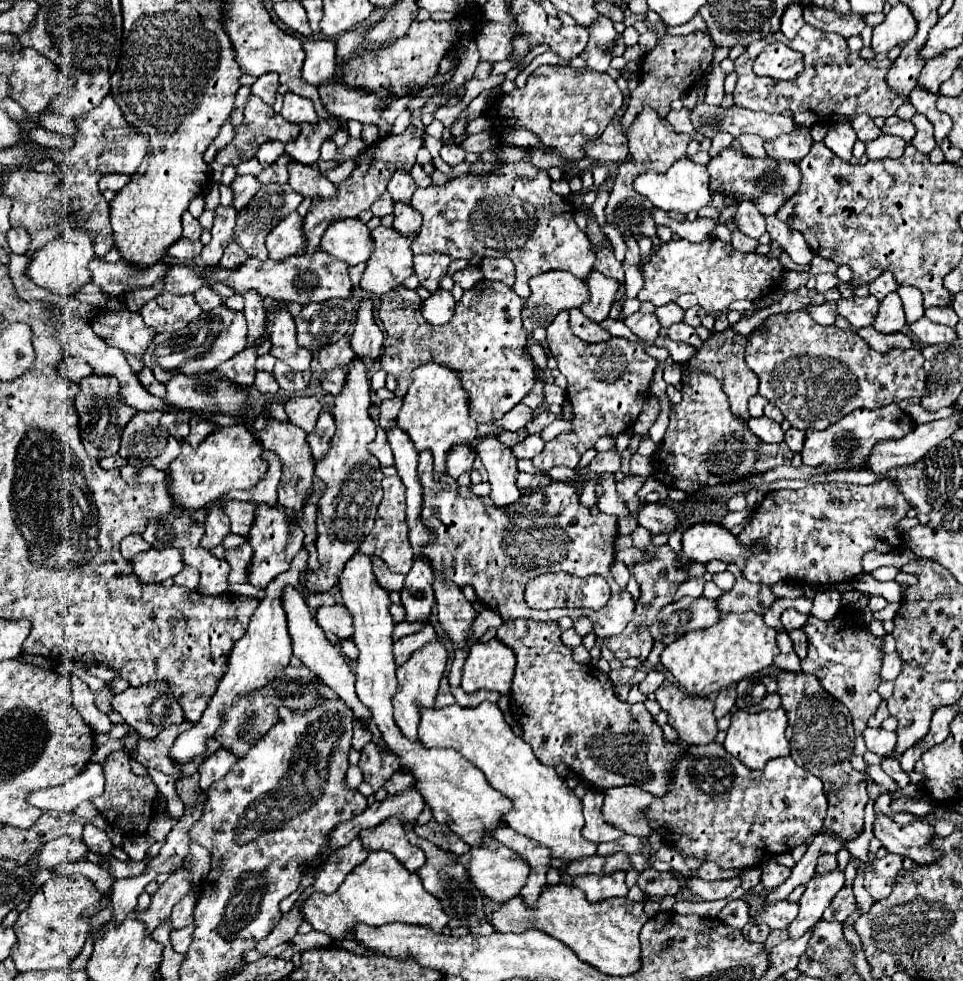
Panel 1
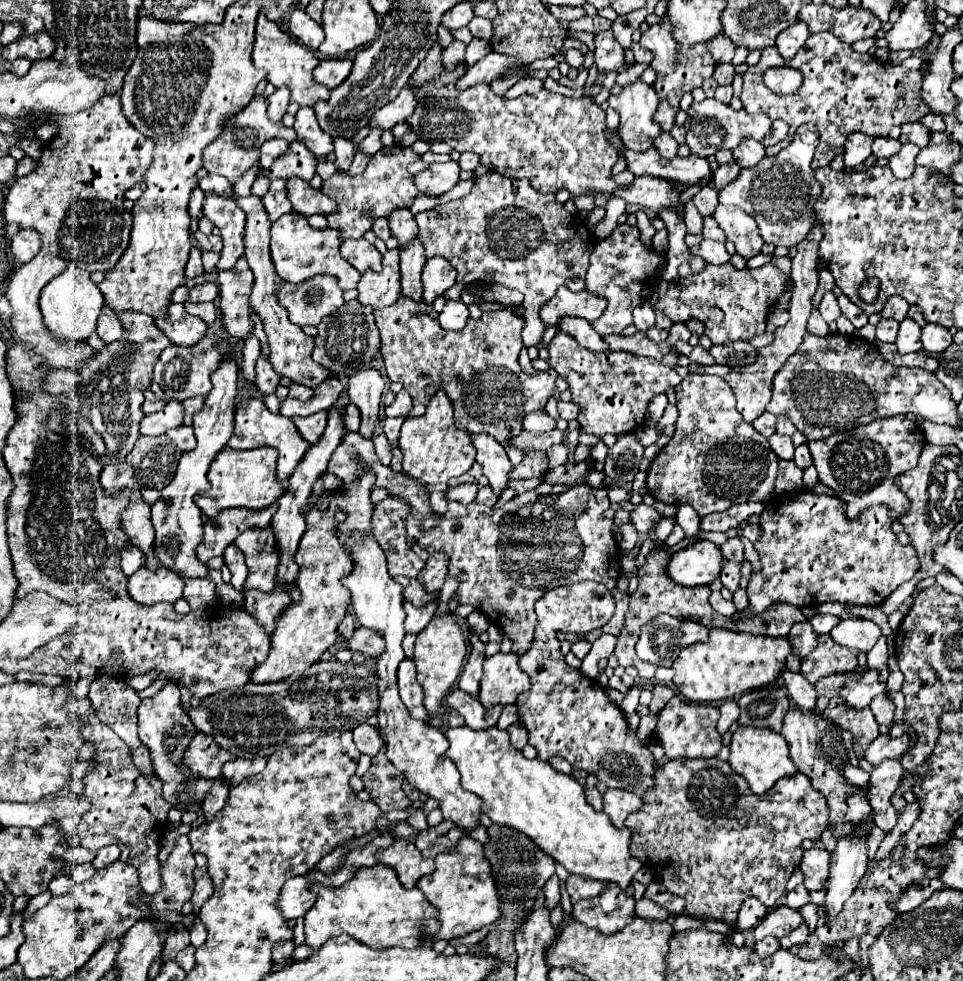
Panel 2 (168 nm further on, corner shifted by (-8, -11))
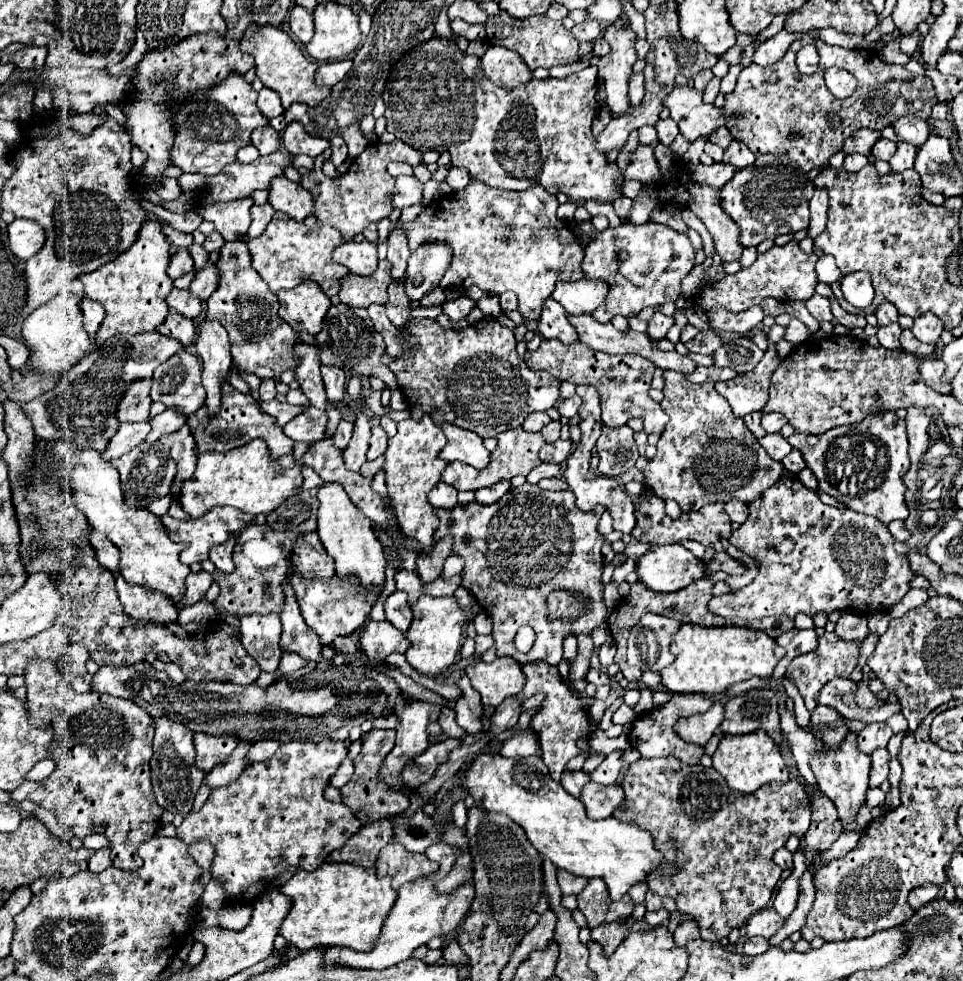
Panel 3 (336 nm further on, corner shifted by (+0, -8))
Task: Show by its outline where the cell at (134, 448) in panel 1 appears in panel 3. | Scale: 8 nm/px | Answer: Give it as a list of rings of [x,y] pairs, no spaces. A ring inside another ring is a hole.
[[[143,442],[135,446],[131,452],[127,452],[125,456],[113,460],[113,466],[119,470],[119,476],[121,476],[123,498],[127,500],[129,506],[135,506],[135,508],[147,508],[149,502],[153,502],[155,498],[167,496],[177,472],[175,460],[169,456],[169,448],[161,442],[153,442],[153,444]]]

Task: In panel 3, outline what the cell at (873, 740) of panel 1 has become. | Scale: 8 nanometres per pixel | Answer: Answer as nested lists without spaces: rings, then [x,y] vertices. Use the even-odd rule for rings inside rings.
[[[869,724],[859,732],[857,744],[859,744],[859,750],[863,750],[865,754],[871,754],[877,748],[885,748],[891,736],[893,732],[887,724]]]

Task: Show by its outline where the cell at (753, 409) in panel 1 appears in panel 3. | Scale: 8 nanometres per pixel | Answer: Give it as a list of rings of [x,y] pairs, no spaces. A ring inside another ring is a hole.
[[[751,412],[743,420],[745,420],[747,428],[755,434],[755,438],[763,438],[765,436],[765,430],[761,428],[761,412]]]

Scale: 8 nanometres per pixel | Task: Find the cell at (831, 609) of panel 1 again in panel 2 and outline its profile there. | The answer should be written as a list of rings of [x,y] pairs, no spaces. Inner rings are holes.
[[[845,619],[831,629],[831,637],[837,645],[867,653],[875,645],[875,641],[881,637],[881,627],[867,619],[861,619],[861,621]]]

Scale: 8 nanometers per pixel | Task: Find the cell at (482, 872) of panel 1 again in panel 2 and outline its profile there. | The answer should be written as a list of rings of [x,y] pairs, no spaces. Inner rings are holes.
[[[465,835],[451,851],[441,853],[435,859],[435,871],[419,879],[417,887],[423,891],[427,901],[439,909],[441,929],[437,931],[435,939],[461,937],[501,917],[495,879],[491,875],[491,863],[487,863],[487,857],[483,855],[483,845],[469,835]]]

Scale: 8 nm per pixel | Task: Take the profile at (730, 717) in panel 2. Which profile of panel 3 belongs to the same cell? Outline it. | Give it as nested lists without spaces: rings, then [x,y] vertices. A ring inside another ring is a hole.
[[[715,702],[713,708],[707,710],[705,714],[695,714],[679,720],[679,724],[675,726],[675,734],[679,734],[679,738],[687,740],[689,744],[703,746],[713,736],[713,730],[721,724],[721,720],[723,720],[723,704]]]

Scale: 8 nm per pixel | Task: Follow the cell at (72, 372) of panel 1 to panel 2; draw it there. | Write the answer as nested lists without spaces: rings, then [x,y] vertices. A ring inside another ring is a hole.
[[[51,369],[49,375],[43,381],[43,391],[51,393],[51,395],[71,393],[79,381],[81,381],[81,375],[77,371],[71,371],[71,369]]]

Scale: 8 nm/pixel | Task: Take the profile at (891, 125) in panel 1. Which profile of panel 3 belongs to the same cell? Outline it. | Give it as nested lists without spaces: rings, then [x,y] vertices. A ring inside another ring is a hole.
[[[903,116],[899,118],[895,124],[895,134],[899,136],[901,142],[909,142],[909,144],[915,144],[917,148],[925,144],[925,140],[929,138],[931,130],[927,126],[925,120],[917,118],[917,116]]]

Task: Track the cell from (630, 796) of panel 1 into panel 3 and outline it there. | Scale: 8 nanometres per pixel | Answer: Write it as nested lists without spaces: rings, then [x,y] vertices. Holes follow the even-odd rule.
[[[589,782],[583,786],[579,800],[583,802],[587,816],[591,816],[591,820],[603,820],[603,818],[609,818],[613,810],[623,804],[625,794],[623,794],[623,788],[617,784],[603,786],[597,782]]]

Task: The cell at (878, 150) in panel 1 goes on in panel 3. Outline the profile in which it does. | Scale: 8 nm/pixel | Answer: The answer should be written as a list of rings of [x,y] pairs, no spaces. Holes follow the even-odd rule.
[[[899,142],[899,148],[897,148],[897,152],[895,152],[895,156],[891,158],[891,168],[893,168],[893,172],[903,172],[903,170],[907,170],[907,168],[913,168],[913,164],[915,164],[915,156],[917,156],[917,146],[913,146],[913,144],[907,144],[907,142]]]

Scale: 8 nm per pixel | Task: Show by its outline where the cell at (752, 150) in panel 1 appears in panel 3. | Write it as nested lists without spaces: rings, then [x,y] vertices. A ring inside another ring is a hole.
[[[723,126],[723,128],[717,128],[717,130],[715,130],[715,132],[709,136],[709,140],[711,140],[713,144],[721,146],[721,148],[727,148],[727,146],[729,146],[729,142],[731,142],[733,138],[731,138],[729,130]]]

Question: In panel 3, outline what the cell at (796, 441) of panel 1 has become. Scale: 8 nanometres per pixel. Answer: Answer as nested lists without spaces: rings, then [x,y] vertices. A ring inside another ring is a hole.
[[[791,450],[789,456],[783,458],[783,466],[791,472],[791,474],[799,474],[803,468],[805,468],[805,460],[801,456],[799,450]]]

